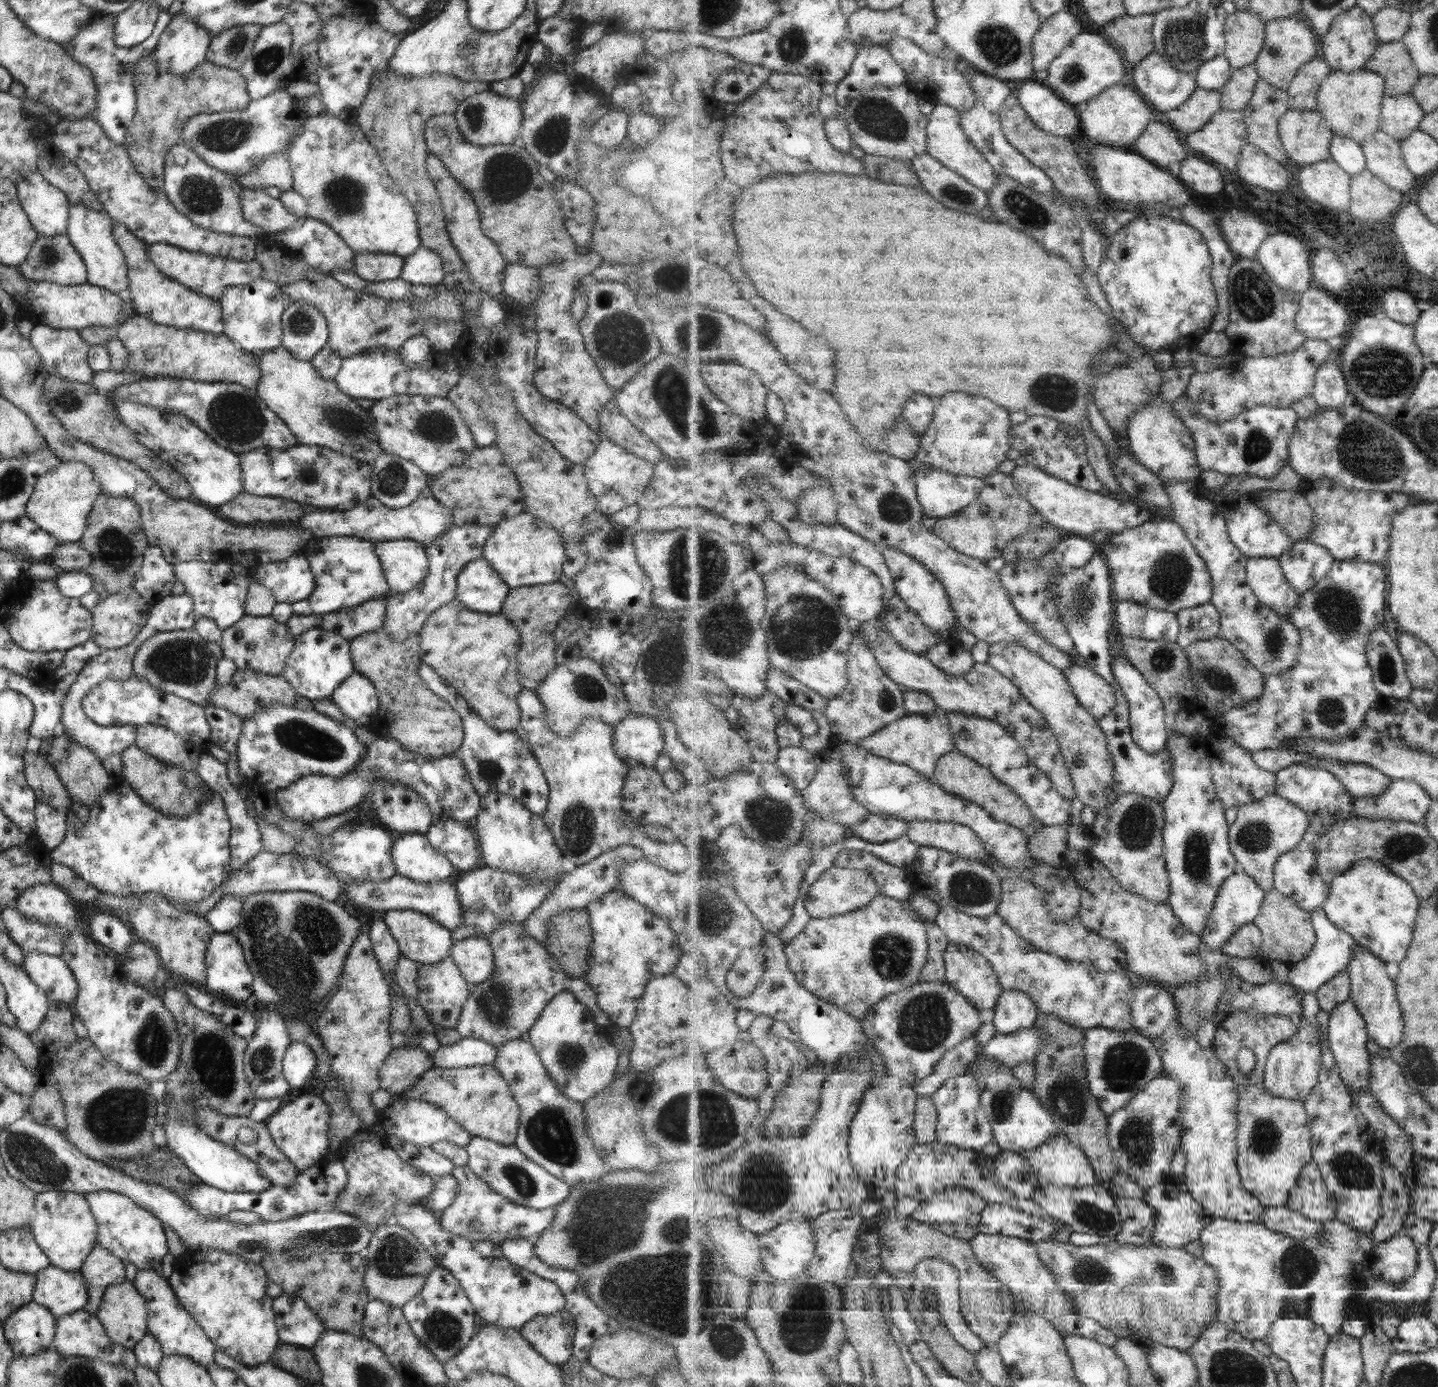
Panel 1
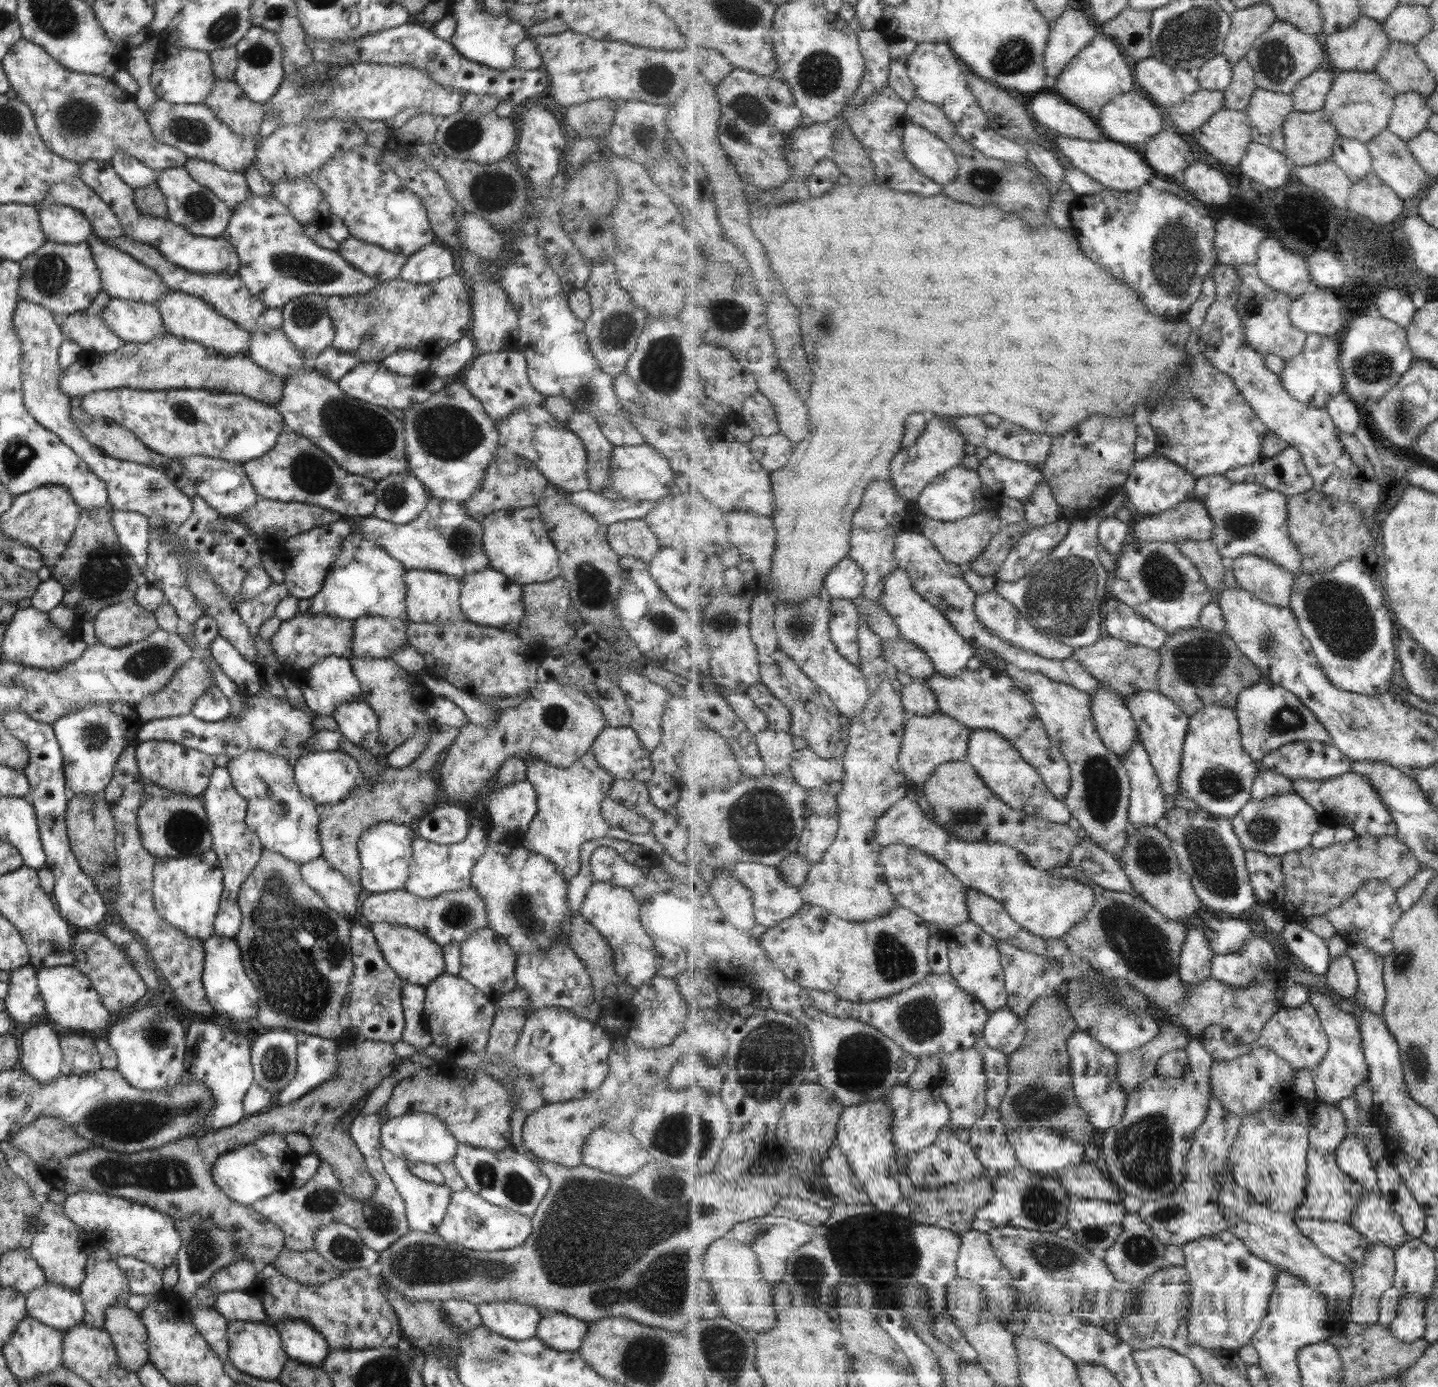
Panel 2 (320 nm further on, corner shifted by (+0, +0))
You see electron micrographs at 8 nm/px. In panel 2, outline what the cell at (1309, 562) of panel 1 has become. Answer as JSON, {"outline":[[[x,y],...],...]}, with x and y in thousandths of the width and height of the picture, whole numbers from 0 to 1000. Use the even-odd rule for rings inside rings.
{"outline":[[[841,342],[832,345],[830,359],[838,363],[846,378],[842,389],[852,404],[872,400],[904,414],[908,402],[897,387],[894,356],[873,348],[858,348],[852,342]]]}

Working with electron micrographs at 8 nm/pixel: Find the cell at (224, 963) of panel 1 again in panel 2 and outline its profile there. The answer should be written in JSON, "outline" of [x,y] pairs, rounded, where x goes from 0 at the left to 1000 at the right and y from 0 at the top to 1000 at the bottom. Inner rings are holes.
{"outline":[[[148,673],[140,678],[142,691],[140,708],[145,723],[151,730],[151,735],[156,734],[161,738],[170,737],[179,730],[179,715],[169,698],[165,680],[160,676]]]}

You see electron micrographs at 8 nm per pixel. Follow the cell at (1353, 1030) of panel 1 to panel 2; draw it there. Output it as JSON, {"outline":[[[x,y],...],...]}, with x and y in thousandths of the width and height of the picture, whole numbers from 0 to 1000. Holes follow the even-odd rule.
{"outline":[[[933,689],[925,692],[922,701],[924,712],[930,719],[942,720],[945,712],[945,702],[938,689]]]}

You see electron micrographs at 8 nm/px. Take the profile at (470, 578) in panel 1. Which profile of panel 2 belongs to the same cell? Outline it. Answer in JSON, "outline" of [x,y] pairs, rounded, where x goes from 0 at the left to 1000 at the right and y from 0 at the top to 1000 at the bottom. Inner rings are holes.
{"outline":[[[339,409],[333,412],[328,412],[321,418],[318,435],[320,441],[326,448],[347,454],[359,454],[364,443],[363,422],[358,421],[348,412]]]}

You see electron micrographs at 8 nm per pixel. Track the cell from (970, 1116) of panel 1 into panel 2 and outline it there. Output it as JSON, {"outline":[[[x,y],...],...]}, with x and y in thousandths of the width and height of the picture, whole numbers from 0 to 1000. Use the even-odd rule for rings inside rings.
{"outline":[[[631,782],[620,784],[615,789],[618,796],[621,800],[620,815],[623,826],[623,836],[630,838],[633,833],[642,828],[647,827],[652,821],[652,816],[661,812],[661,799],[654,790],[654,784],[647,786],[634,785]]]}

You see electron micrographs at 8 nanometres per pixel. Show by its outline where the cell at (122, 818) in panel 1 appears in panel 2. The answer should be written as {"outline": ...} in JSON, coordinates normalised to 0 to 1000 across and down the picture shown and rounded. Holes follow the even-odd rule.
{"outline":[[[147,613],[139,614],[136,617],[108,619],[106,629],[106,651],[108,658],[113,665],[124,669],[131,676],[138,676],[142,678],[148,672],[148,665],[152,657],[152,649],[154,645],[154,629],[150,616]]]}

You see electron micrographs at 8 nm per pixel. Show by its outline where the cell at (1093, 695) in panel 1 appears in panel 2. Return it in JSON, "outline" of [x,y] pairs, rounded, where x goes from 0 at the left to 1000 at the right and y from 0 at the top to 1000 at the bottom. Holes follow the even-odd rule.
{"outline":[[[766,494],[759,503],[761,518],[767,535],[770,540],[782,547],[791,533],[791,523],[789,514],[777,501],[777,499]]]}

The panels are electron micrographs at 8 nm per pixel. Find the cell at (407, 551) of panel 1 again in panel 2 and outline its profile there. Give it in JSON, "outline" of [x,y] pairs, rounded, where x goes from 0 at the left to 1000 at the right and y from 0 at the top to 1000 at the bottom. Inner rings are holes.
{"outline":[[[282,411],[280,415],[282,422],[282,435],[284,448],[288,449],[313,450],[323,446],[318,435],[321,420],[318,417],[299,411]]]}

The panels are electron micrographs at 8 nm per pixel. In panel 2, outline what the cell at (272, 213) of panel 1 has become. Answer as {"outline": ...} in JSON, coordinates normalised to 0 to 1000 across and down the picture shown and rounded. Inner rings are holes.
{"outline":[[[131,113],[127,120],[137,133],[145,136],[158,150],[173,140],[170,123],[161,124],[143,115]]]}

